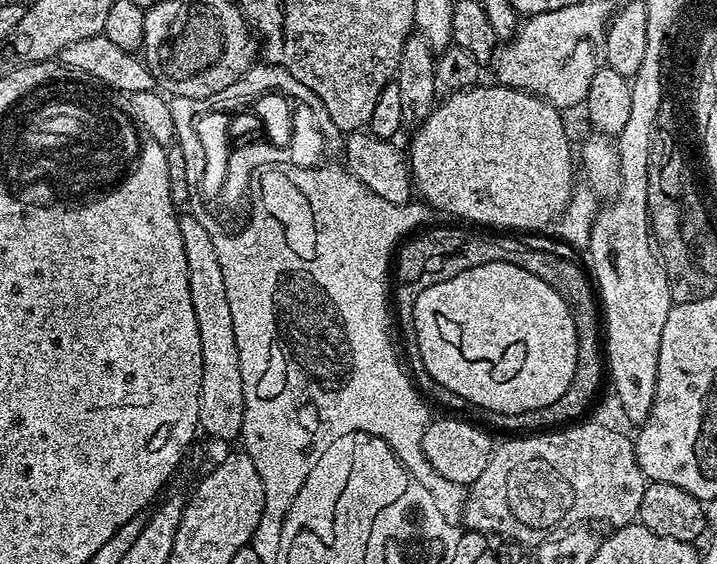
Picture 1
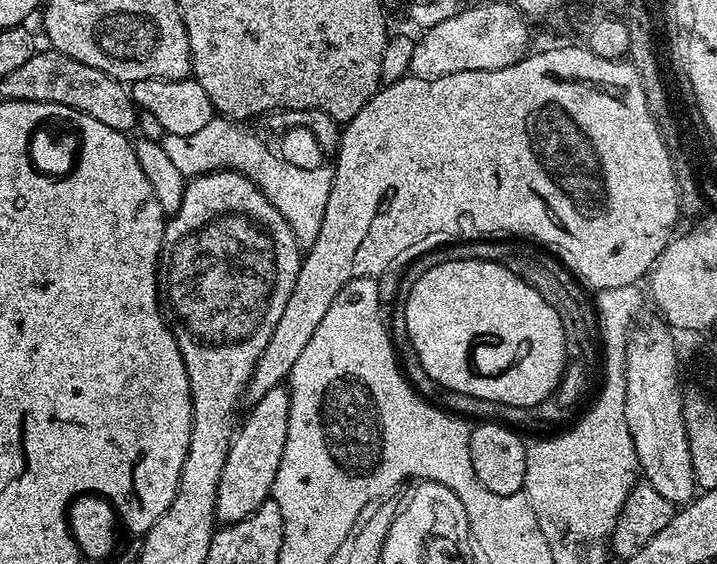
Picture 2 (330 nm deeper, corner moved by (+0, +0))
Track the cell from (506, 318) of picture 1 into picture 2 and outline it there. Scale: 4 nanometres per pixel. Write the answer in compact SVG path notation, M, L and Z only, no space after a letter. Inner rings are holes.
M441 259L439 263L433 268L426 269L413 282L412 289L409 290L408 297L404 300L404 328L408 331L408 340L412 343L411 351L418 358L418 362L422 362L426 374L430 374L430 378L434 378L434 382L438 382L443 388L448 388L452 392L474 398L490 398L490 402L509 404L515 408L535 409L536 405L542 403L558 387L560 375L564 372L564 331L554 306L550 306L550 302L546 302L546 298L542 298L542 294L538 294L538 290L529 286L519 271L511 272L506 266L507 263L495 260L450 262L446 259Z

